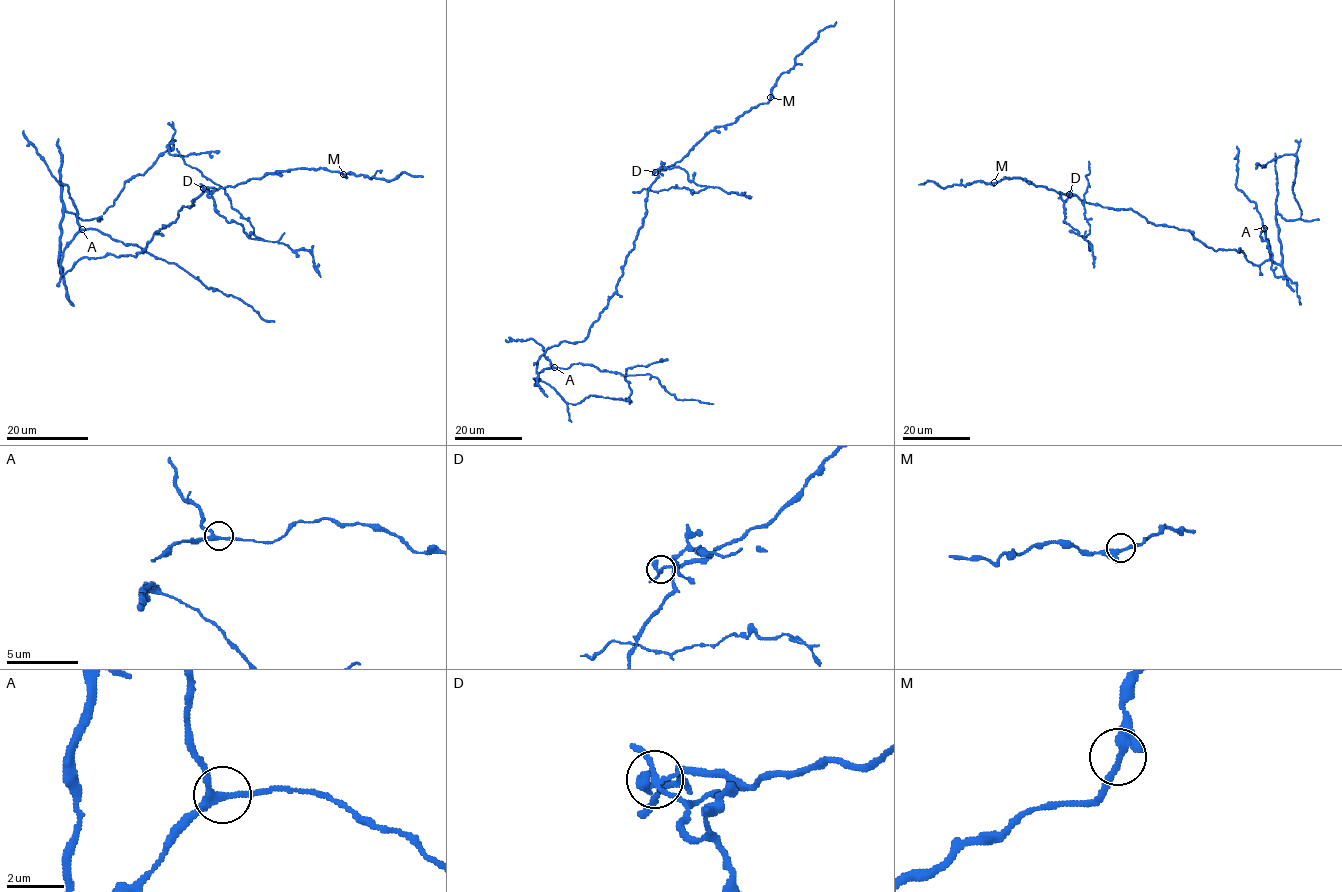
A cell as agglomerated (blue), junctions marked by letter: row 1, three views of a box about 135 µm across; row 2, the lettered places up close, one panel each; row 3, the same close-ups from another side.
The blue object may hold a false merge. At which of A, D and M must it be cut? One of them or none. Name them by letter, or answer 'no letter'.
D

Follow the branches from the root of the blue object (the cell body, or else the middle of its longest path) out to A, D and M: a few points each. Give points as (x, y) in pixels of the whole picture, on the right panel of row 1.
A: (1196, 239), (1215, 250), (1238, 248), (1249, 261), (1258, 265), (1270, 258), (1264, 228)
D: (1196, 239), (1188, 230), (1153, 224), (1131, 209), (1090, 204), (1068, 194)
M: (1196, 239), (1188, 230), (1153, 224), (1131, 209), (1084, 202), (1073, 194), (1036, 186), (1022, 178), (994, 182)

